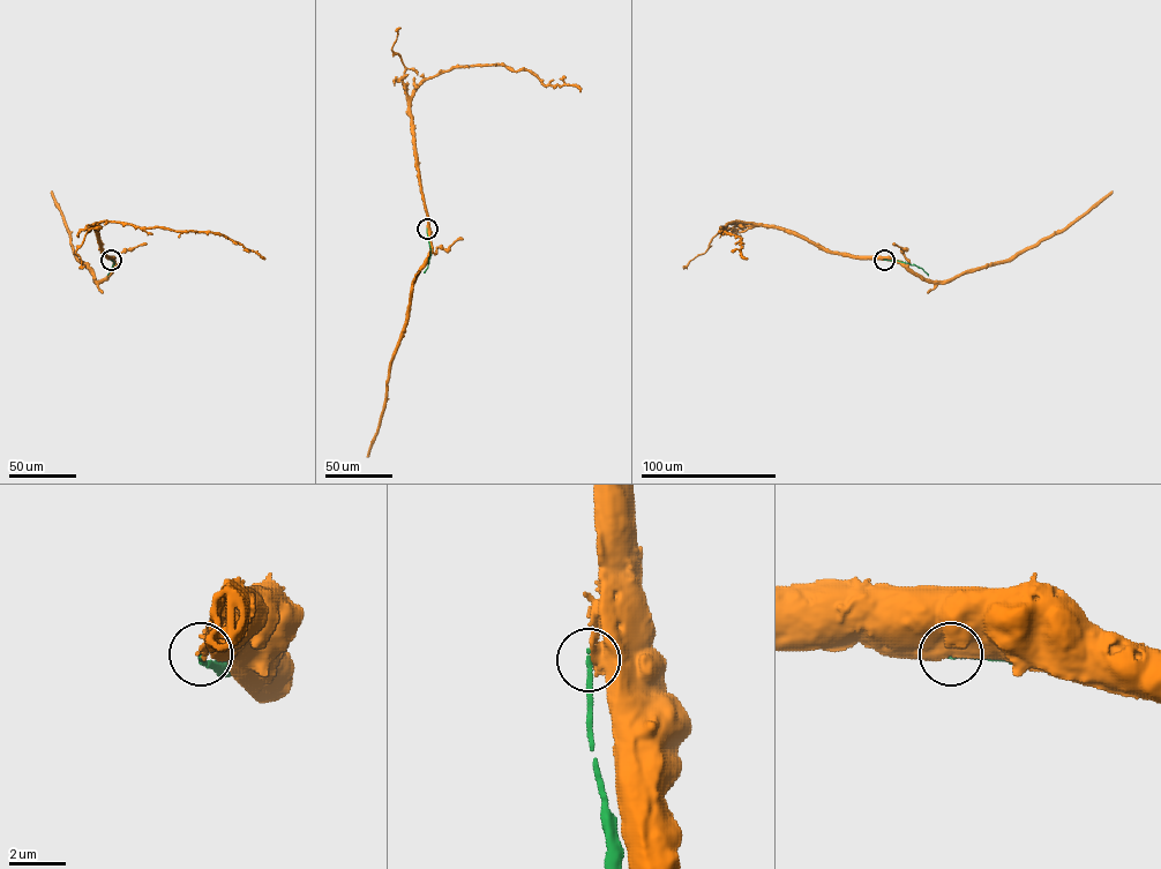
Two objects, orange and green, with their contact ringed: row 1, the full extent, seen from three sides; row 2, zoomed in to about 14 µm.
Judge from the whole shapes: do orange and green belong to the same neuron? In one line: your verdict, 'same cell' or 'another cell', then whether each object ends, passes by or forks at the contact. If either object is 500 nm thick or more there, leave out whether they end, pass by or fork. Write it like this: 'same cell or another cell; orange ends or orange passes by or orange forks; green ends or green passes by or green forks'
another cell

